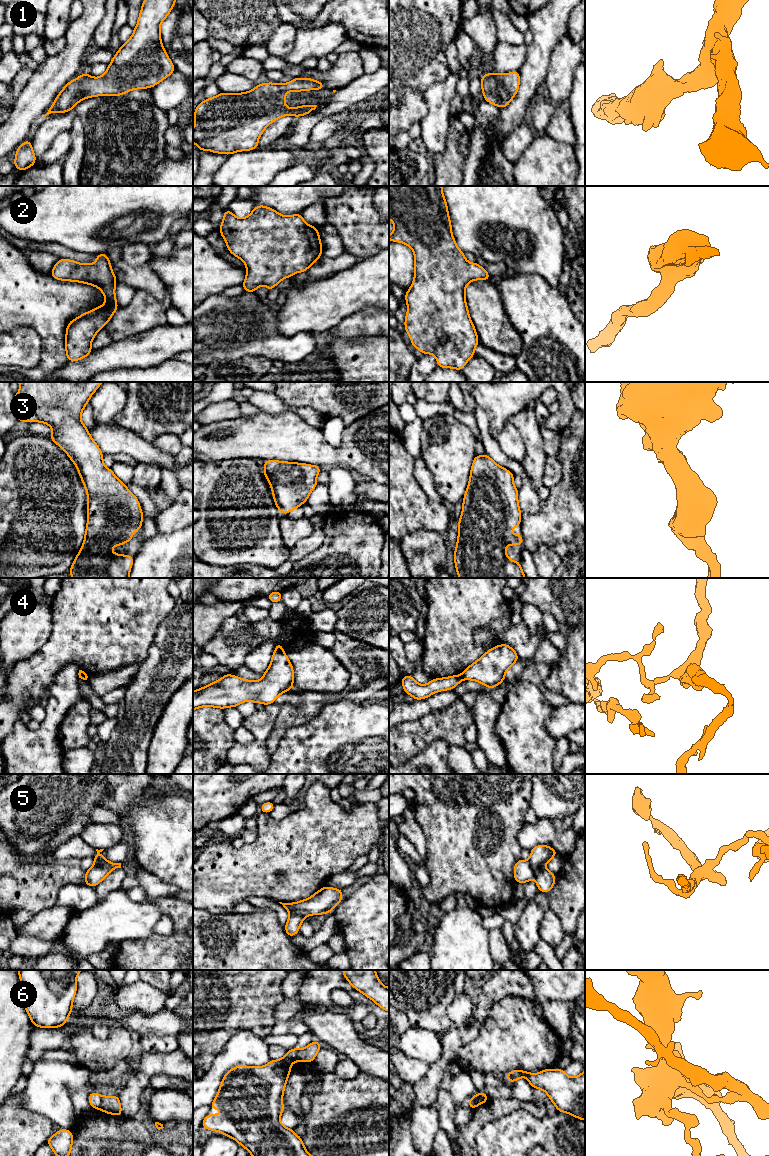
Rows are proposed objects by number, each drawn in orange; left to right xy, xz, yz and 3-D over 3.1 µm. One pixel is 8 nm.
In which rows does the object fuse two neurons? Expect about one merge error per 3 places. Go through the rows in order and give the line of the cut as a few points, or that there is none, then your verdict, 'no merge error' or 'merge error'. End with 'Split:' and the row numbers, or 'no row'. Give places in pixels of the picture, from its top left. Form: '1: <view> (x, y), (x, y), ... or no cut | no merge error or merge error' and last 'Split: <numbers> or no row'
1: no cut | no merge error
2: no cut | no merge error
3: no cut | no merge error
4: yz (461, 675), (463, 678) | merge error
5: xz (291, 914), (297, 914), (304, 918) | merge error
6: xy (102, 1097), (99, 1108) | merge error
Split: 4, 5, 6

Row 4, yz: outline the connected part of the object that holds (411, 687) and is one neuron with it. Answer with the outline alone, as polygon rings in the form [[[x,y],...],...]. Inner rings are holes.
[[[406,675],[402,677],[401,683],[406,694],[411,695],[415,700],[421,700],[439,691],[454,689],[462,680],[462,675],[454,675],[431,679],[428,684],[420,685],[414,680],[412,675]]]

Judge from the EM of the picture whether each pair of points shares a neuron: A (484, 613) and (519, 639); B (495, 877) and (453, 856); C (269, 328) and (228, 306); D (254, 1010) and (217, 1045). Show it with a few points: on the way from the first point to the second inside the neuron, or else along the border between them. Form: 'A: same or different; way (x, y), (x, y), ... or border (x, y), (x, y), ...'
A: different; border (511, 624), (495, 637), (488, 628), (484, 628)
B: same; way (485, 868), (473, 856), (463, 856)
C: same; way (259, 328), (250, 328), (238, 316)
D: same; way (244, 1015), (224, 1035)

